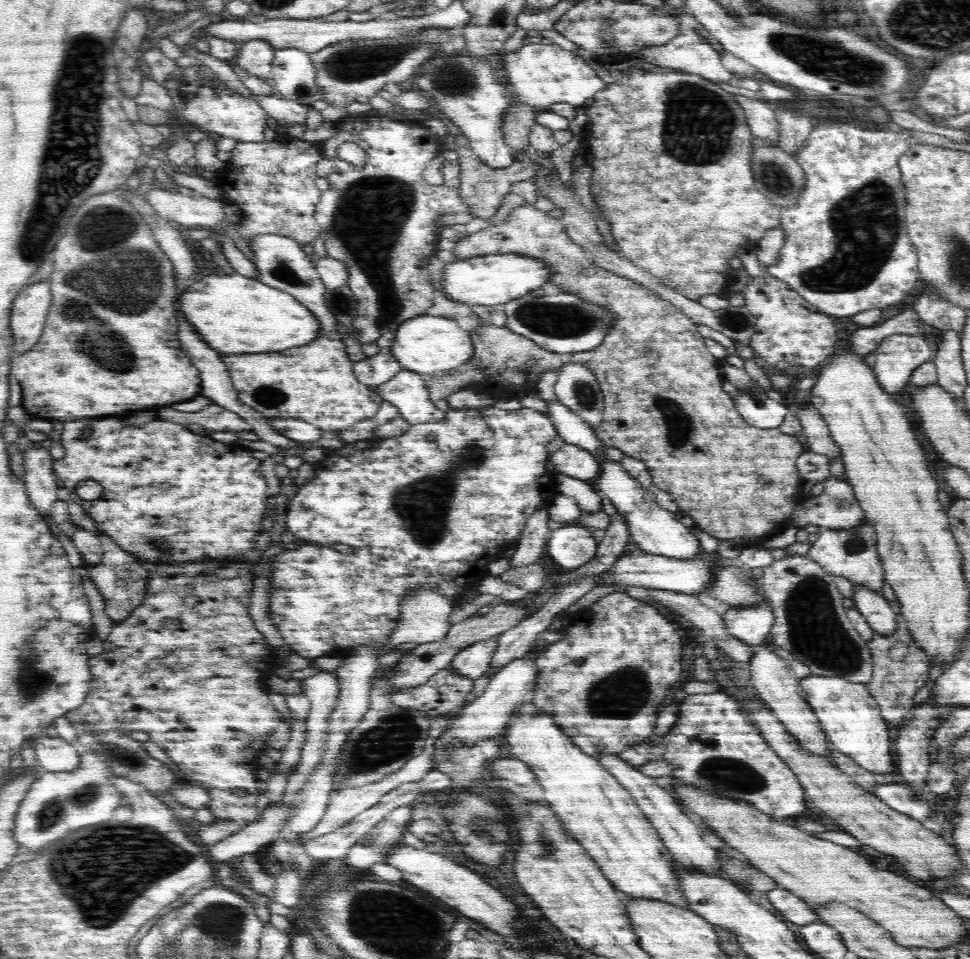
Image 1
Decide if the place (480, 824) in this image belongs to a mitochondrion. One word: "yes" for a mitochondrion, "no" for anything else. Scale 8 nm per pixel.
yes

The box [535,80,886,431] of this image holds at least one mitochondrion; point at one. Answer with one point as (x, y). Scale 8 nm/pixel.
(774, 178)

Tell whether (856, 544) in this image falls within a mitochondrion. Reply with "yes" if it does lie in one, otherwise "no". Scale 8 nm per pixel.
yes

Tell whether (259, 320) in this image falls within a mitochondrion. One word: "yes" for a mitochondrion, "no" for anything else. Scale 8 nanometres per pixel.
no

